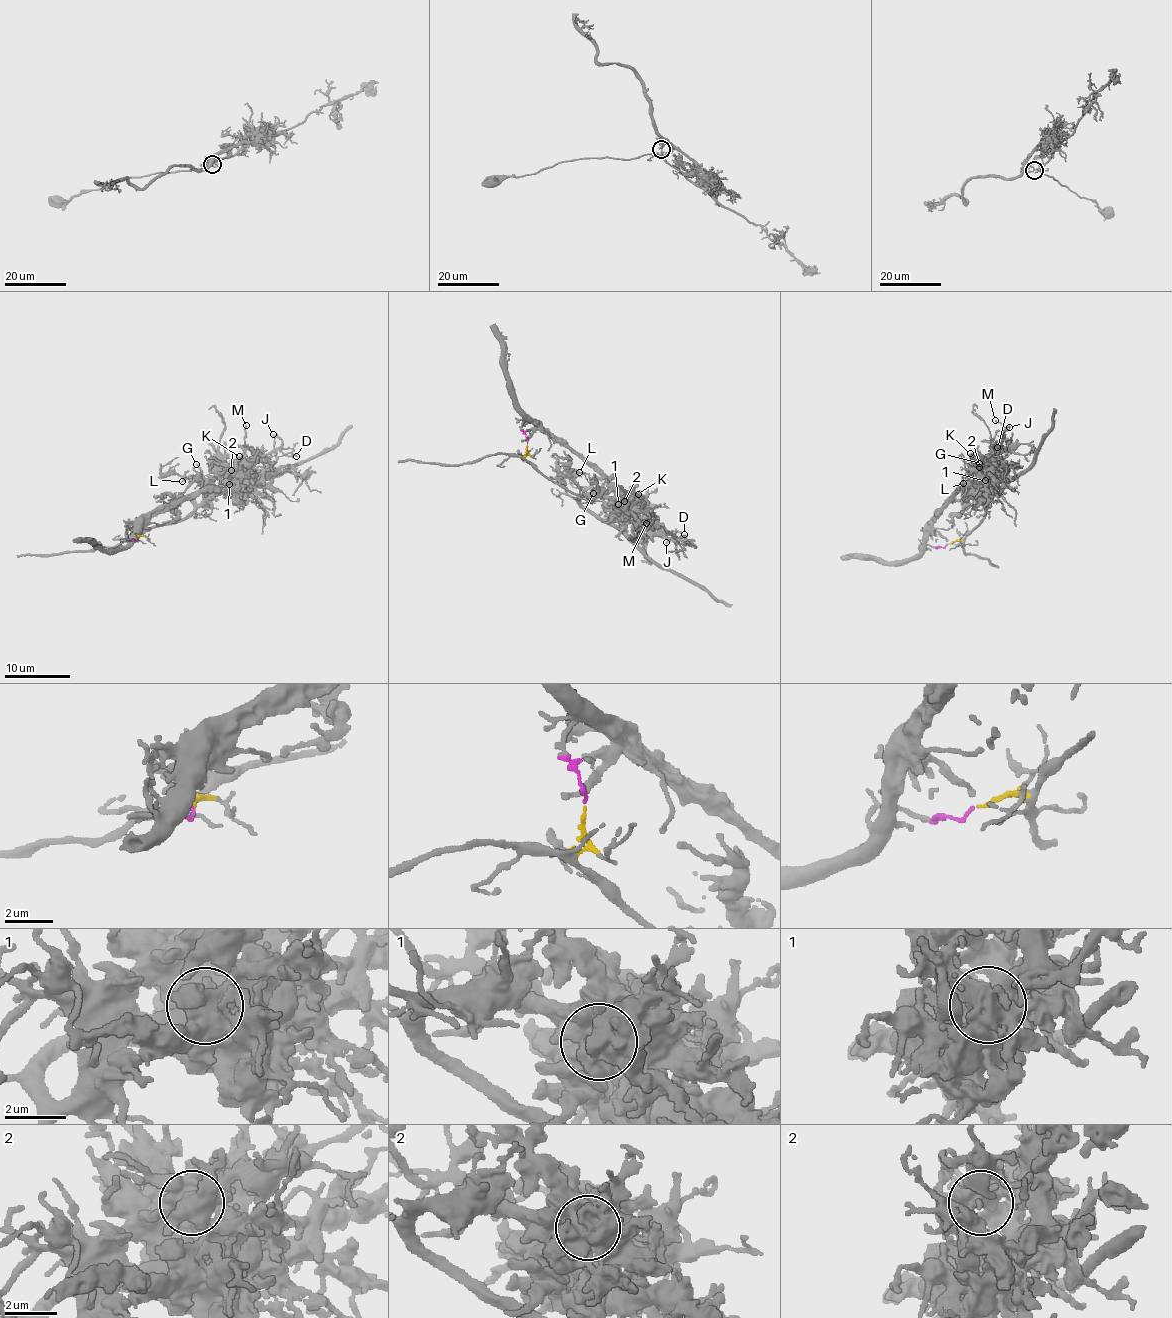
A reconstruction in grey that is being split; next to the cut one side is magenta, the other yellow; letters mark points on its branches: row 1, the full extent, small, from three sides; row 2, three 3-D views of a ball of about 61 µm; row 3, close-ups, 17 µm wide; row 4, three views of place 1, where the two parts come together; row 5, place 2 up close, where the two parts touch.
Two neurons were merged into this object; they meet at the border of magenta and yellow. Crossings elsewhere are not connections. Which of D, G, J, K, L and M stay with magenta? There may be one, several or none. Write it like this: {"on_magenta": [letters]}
{"on_magenta": []}

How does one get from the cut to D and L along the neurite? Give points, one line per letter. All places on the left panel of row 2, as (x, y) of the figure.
D: (138, 538), (155, 527), (181, 521), (213, 491), (236, 479), (255, 479), (282, 455), (296, 456)
L: (138, 538), (155, 527), (177, 522), (202, 499), (202, 486), (190, 475), (181, 482)

